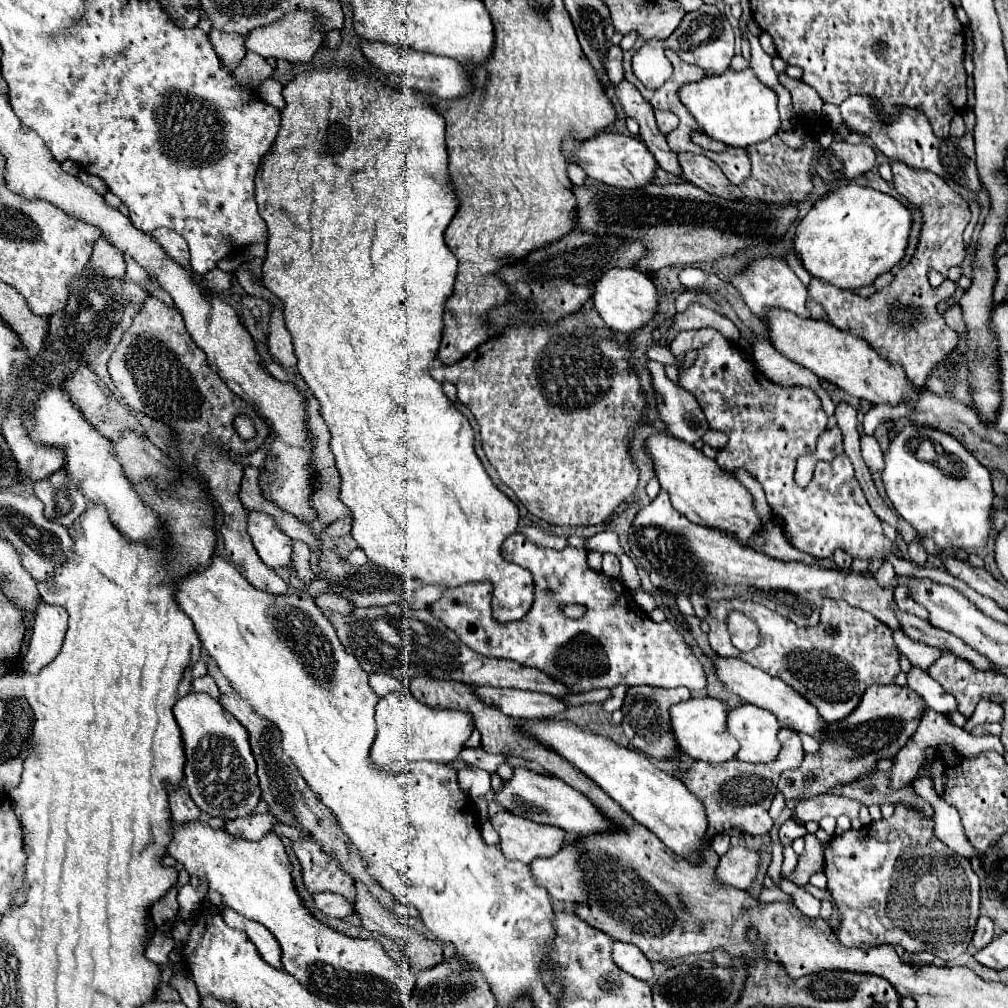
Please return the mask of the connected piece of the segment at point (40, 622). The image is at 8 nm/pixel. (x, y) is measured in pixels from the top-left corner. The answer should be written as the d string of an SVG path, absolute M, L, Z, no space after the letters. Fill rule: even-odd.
M42 600L36 606L36 638L30 638L28 652L22 660L24 672L36 674L50 660L56 658L62 648L62 640L66 634L68 614L60 606L50 606Z

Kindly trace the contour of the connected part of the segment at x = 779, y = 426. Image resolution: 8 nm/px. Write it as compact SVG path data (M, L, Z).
M714 328L680 332L674 338L674 344L670 344L670 352L678 362L682 362L690 350L698 350L698 358L692 366L678 368L680 384L698 398L698 402L706 414L706 420L710 422L710 428L720 430L728 436L728 444L722 450L718 450L718 454L716 454L718 466L730 474L734 474L736 468L744 468L746 472L750 472L752 478L756 478L762 484L768 506L770 506L772 514L778 518L784 534L788 536L788 542L794 548L798 548L814 558L830 558L836 550L850 552L854 560L882 560L884 562L886 554L898 556L896 544L892 544L884 536L882 520L868 506L868 502L862 494L862 488L854 476L852 462L850 462L850 458L846 458L846 454L840 454L832 462L820 460L808 488L796 486L792 476L794 476L798 456L812 454L816 450L816 442L818 442L822 430L826 428L826 414L822 410L820 398L816 396L816 392L812 388L780 386L780 384L768 380L756 368L752 358L748 358L734 342L726 340Z

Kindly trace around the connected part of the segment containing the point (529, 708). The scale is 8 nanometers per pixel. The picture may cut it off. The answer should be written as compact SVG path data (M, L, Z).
M472 686L474 694L490 708L502 710L502 714L510 718L544 718L554 716L566 706L550 696L528 690L512 690L512 688L492 688L492 686Z

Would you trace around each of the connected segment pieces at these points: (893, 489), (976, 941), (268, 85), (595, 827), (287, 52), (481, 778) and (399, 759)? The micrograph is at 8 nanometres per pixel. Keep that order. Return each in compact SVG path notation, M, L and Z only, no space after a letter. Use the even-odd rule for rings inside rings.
M912 426L904 428L894 442L888 446L888 454L884 456L886 468L882 472L882 480L886 486L886 494L894 504L896 512L910 522L918 536L934 540L934 544L948 552L948 550L982 550L988 544L988 538L994 534L994 490L990 480L990 470L982 466L970 450L966 450L956 438L938 430L914 430ZM924 442L930 442L936 456L928 460L918 458L918 450Z
M982 914L982 916L978 918L978 924L976 924L976 932L974 932L972 944L974 944L974 948L984 948L992 938L994 938L992 920L990 920L988 916Z
M273 78L264 80L257 90L258 96L266 103L274 106L278 110L285 107L285 101L282 96L282 85Z
M514 768L514 774L510 780L504 780L502 788L494 794L494 802L504 806L508 812L526 816L540 824L558 826L570 834L598 834L598 832L610 832L614 826L608 818L604 818L598 808L578 790L570 788L562 780L554 776L544 776L528 768Z
M292 12L274 26L256 28L250 34L246 34L244 50L260 54L262 58L276 58L276 60L286 60L286 62L294 62L294 64L308 64L314 58L316 50L322 44L322 38L324 38L324 34L314 30L312 20L314 20L314 16L310 12Z
M462 768L458 772L458 780L460 780L460 786L462 786L462 792L470 798L470 800L476 800L484 794L488 794L492 790L490 786L490 774L486 770L480 770L480 768Z
M408 690L392 692L378 700L376 704L376 740L370 750L370 760L378 770L402 770L406 762L412 760L430 760L430 762L446 762L456 760L470 738L474 724L472 718L464 712L446 712L432 710L420 704Z

